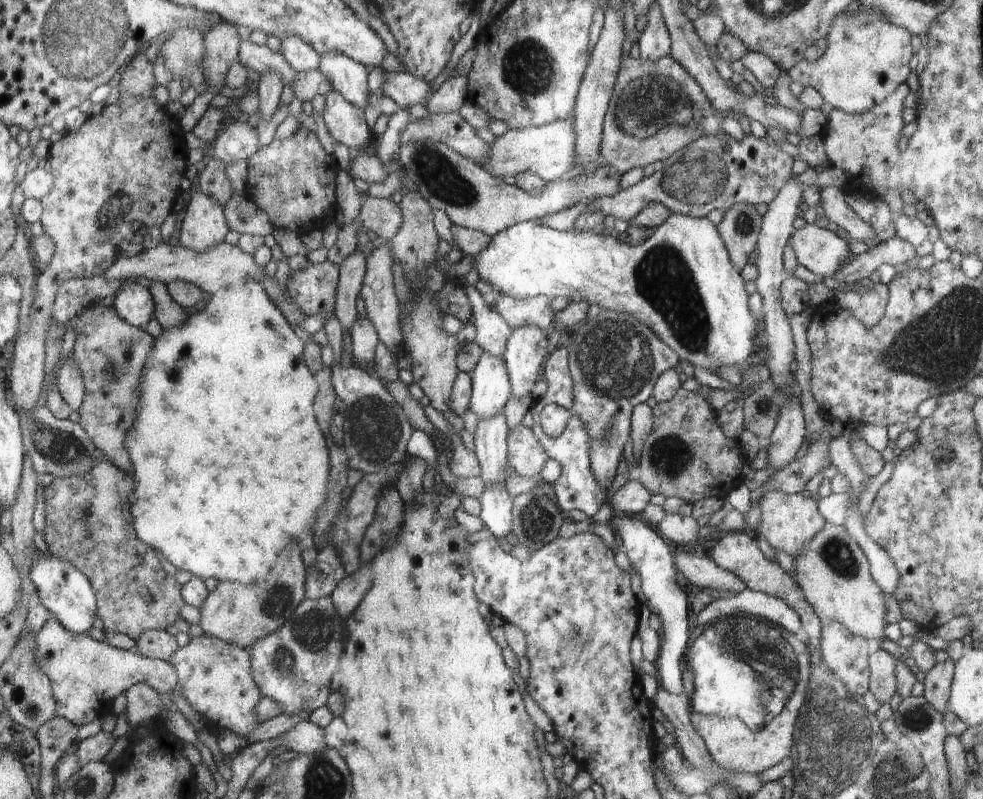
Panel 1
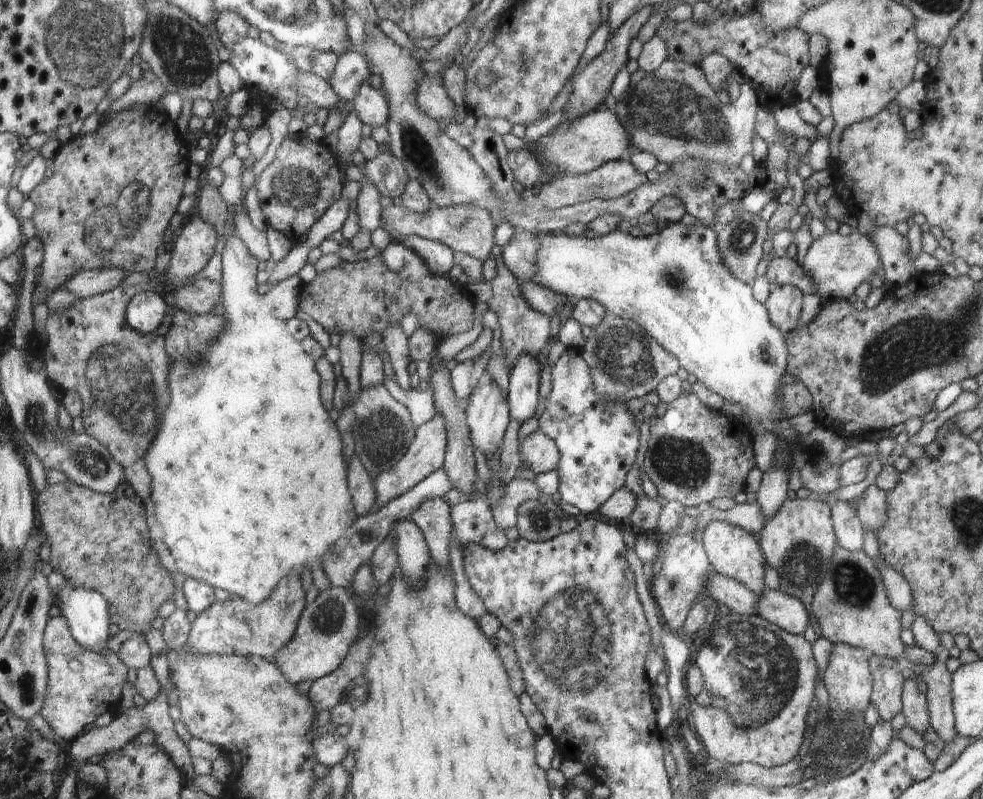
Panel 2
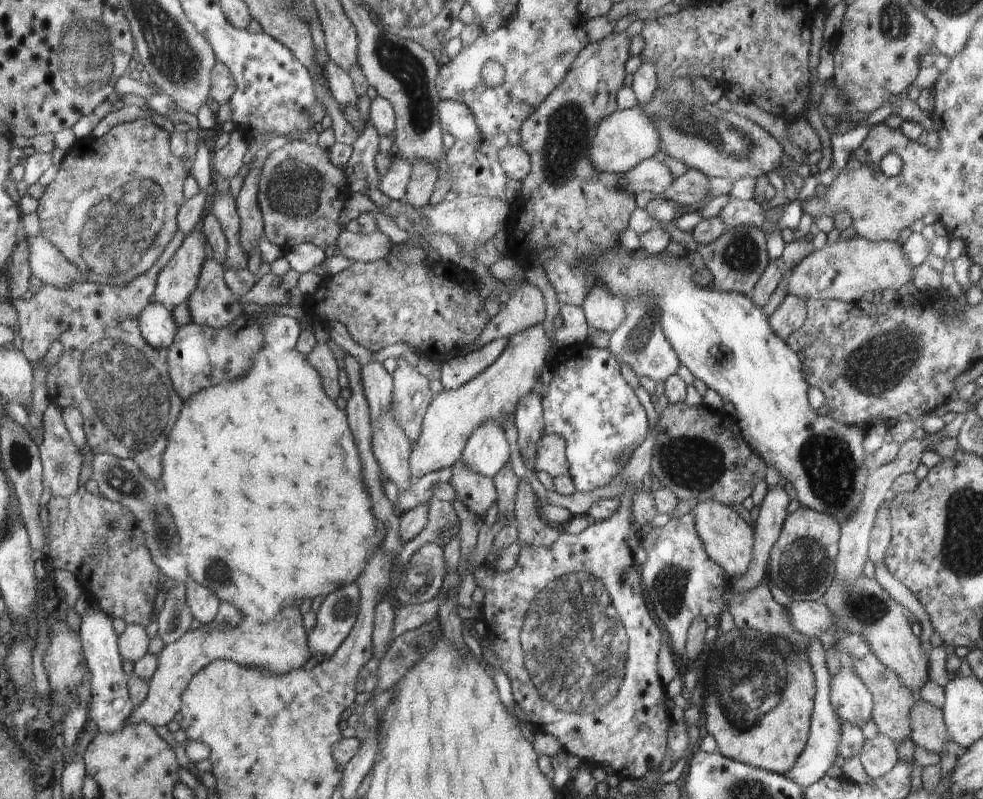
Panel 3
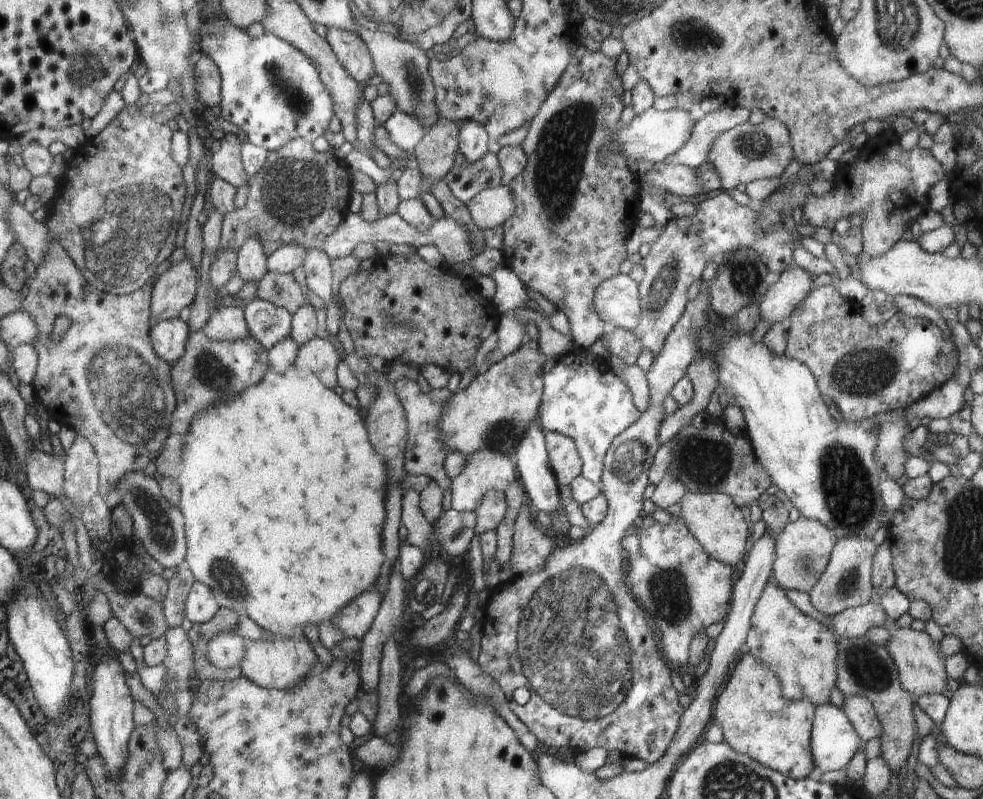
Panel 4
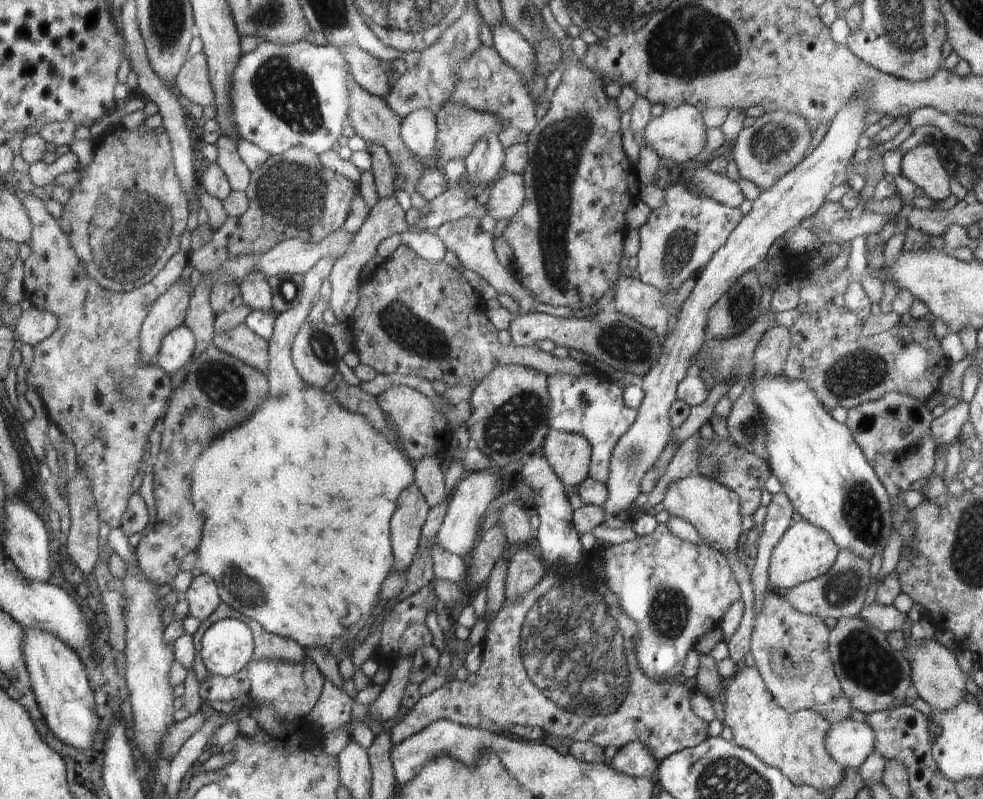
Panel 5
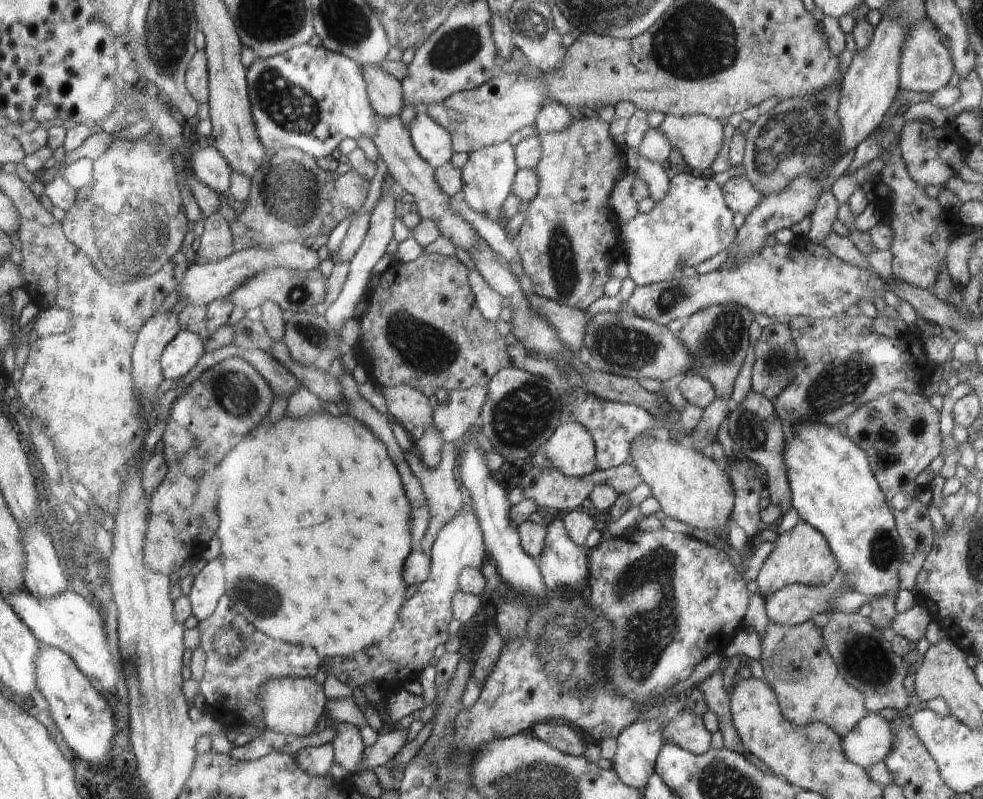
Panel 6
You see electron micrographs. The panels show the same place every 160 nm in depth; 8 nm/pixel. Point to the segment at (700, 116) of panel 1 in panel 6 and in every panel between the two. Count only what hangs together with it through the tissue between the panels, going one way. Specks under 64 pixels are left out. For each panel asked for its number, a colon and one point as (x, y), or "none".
2: (673, 113)
3: (720, 144)
4: (746, 153)
5: (778, 141)
6: (801, 136)

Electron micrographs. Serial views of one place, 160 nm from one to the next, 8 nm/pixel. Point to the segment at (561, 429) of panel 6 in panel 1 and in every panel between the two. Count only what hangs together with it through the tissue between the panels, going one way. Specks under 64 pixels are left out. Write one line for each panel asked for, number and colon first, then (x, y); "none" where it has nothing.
1: (526, 454)
2: (542, 455)
3: (551, 457)
4: (565, 460)
5: (569, 454)

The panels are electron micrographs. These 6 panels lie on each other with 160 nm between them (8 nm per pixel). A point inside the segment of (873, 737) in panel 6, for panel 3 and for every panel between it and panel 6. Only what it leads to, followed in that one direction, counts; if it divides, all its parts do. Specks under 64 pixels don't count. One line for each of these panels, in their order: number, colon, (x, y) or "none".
3: (824, 736)
4: (835, 740)
5: (850, 743)

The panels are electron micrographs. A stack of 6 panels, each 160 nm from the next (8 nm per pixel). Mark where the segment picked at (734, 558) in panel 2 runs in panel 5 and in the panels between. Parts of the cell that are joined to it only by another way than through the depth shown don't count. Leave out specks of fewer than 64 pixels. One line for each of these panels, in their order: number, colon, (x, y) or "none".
3: (726, 537)
4: (712, 517)
5: (713, 509)

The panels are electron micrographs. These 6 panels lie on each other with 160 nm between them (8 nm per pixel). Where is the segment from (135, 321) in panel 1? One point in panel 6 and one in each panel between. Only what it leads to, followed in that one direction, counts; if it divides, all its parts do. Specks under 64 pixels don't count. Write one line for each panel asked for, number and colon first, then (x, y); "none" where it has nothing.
2: (147, 313)
3: (159, 326)
4: (170, 338)
5: (179, 348)
6: (183, 356)

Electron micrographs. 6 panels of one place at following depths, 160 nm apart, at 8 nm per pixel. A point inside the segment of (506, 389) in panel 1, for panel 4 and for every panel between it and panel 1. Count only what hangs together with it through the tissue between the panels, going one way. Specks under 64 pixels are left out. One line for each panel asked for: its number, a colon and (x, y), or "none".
2: (488, 415)
3: (488, 451)
4: (486, 471)

